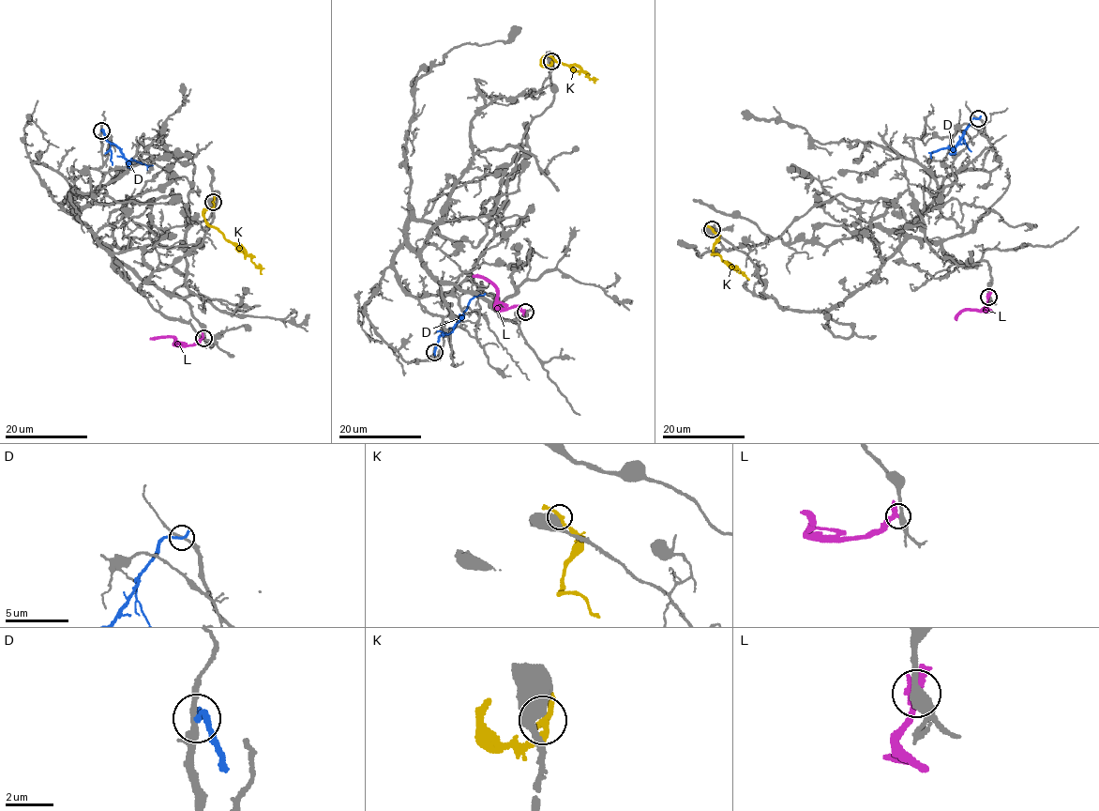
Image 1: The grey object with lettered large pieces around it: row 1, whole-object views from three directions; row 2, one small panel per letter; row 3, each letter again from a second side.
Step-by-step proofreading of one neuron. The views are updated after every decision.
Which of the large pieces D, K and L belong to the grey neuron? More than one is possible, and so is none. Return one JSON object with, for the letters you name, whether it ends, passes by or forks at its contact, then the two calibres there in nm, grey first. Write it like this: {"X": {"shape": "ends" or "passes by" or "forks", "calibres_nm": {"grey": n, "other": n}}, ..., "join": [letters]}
{"join": []}

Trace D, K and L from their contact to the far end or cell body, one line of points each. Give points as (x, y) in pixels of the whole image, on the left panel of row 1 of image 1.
D: (101, 130), (127, 160), (153, 165)
K: (213, 201), (213, 205), (203, 213), (204, 221), (249, 255), (262, 274)
L: (203, 338), (186, 344), (168, 336), (150, 339)

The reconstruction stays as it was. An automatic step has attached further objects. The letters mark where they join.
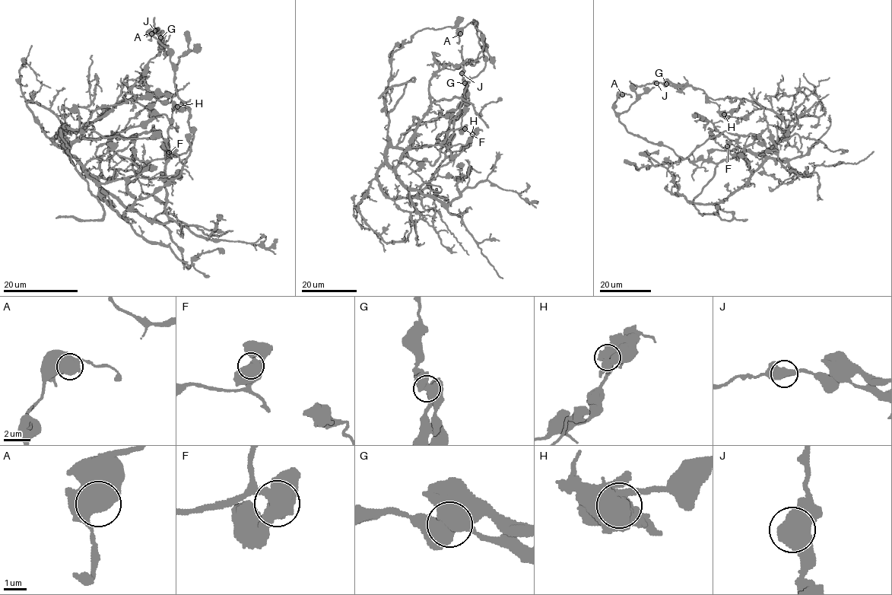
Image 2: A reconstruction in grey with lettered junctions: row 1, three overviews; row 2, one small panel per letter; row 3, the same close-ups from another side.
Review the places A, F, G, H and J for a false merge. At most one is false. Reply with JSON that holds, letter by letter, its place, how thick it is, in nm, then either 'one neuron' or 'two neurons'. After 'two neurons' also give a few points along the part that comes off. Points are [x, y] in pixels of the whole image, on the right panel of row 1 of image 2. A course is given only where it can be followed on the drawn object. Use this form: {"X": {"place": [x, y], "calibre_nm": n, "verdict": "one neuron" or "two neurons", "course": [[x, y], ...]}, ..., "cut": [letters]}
{"A": {"place": [622, 94], "calibre_nm": 650, "verdict": "one neuron"}, "F": {"place": [727, 146], "calibre_nm": 600, "verdict": "one neuron"}, "G": {"place": [666, 84], "calibre_nm": 600, "verdict": "two neurons", "course": [[667, 84], [635, 86], [630, 81]]}, "H": {"place": [724, 114], "calibre_nm": 600, "verdict": "one neuron"}, "J": {"place": [656, 83], "calibre_nm": 750, "verdict": "one neuron"}, "cut": ["G"]}

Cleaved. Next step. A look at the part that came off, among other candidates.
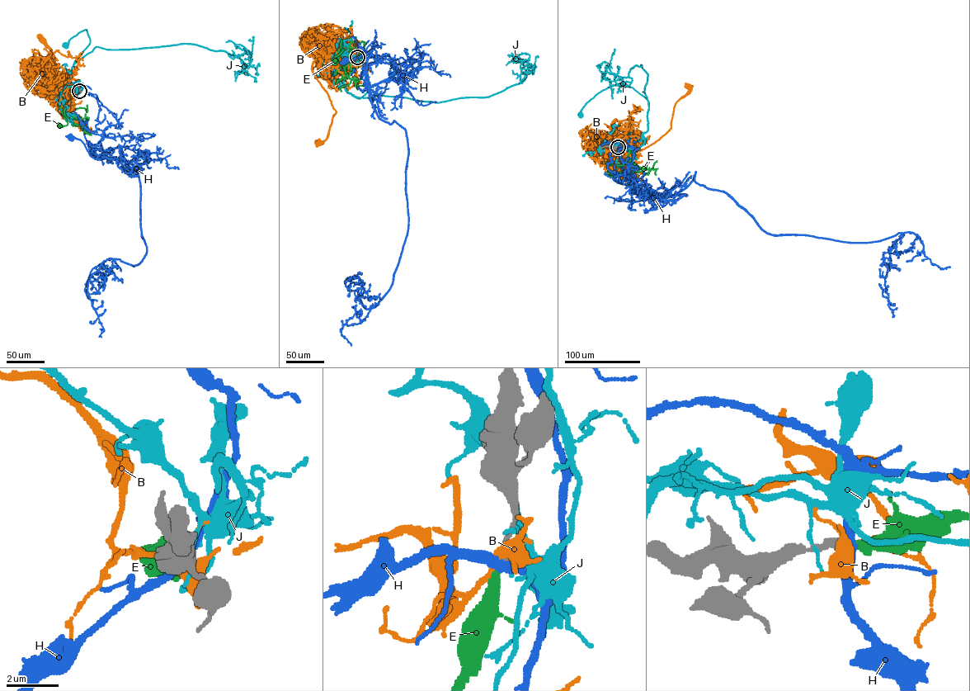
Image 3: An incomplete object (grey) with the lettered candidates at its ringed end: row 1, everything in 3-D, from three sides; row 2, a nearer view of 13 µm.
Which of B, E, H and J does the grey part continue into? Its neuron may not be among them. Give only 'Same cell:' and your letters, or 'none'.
Same cell: E

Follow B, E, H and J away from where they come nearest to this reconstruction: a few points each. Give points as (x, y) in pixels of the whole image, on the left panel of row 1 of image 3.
B: (79, 91), (75, 85), (54, 78), (35, 88), (50, 89), (59, 82), (54, 55), (42, 39)
E: (79, 91), (73, 92), (63, 105), (59, 113), (64, 112), (61, 113), (68, 124), (59, 126)
H: (79, 91), (72, 100), (74, 117), (102, 138), (94, 148), (97, 158), (90, 154), (81, 140), (70, 138)
J: (80, 91), (72, 84), (58, 93), (66, 93), (73, 63), (90, 43), (86, 29), (78, 32), (65, 45)

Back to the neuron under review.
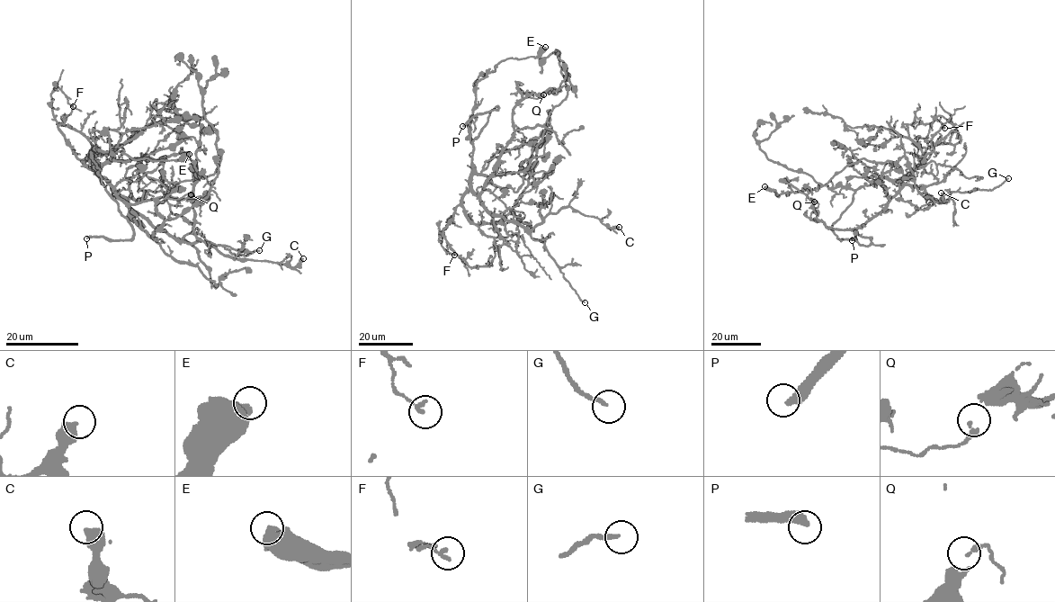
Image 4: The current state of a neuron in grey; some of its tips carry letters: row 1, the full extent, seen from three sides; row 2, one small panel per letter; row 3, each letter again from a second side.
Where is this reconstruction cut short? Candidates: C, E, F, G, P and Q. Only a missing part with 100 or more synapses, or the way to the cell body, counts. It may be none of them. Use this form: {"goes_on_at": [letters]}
{"goes_on_at": ["P"]}

